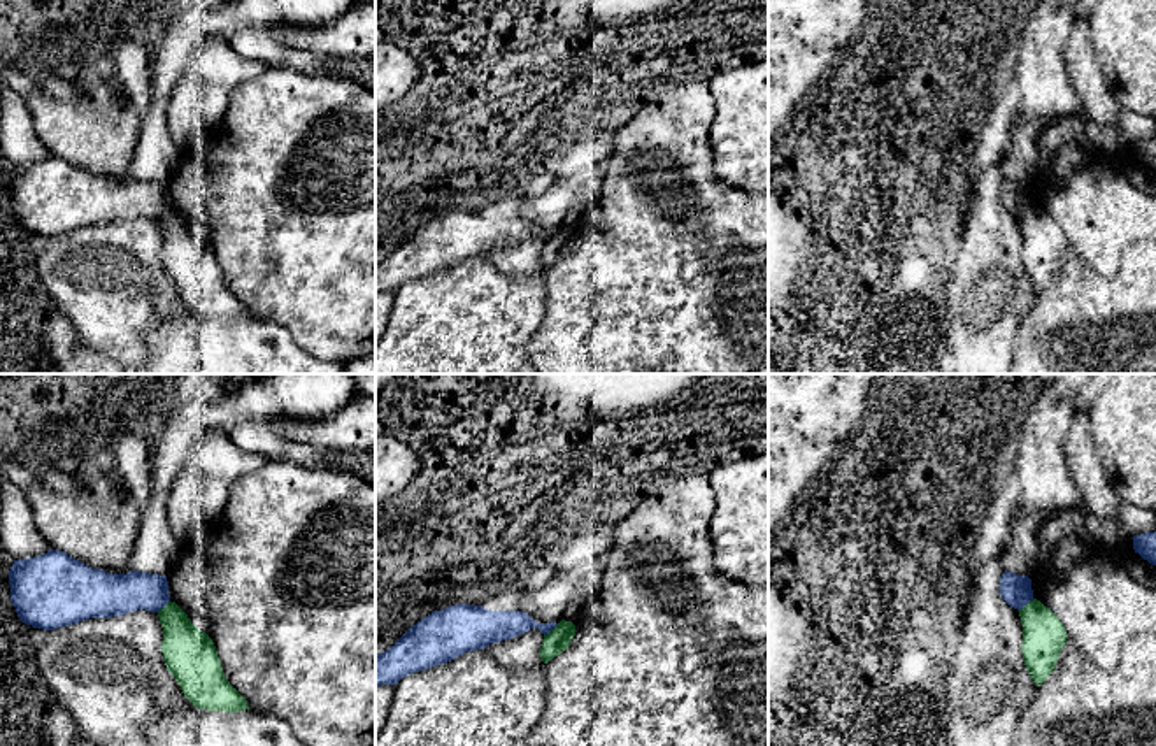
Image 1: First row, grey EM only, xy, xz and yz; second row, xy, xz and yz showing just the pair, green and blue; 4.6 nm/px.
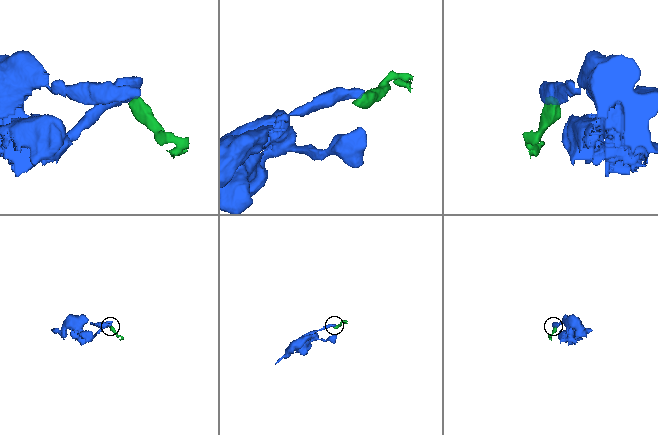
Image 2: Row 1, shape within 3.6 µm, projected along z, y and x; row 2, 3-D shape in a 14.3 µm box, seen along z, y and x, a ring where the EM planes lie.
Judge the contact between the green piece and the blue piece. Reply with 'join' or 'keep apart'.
keep apart

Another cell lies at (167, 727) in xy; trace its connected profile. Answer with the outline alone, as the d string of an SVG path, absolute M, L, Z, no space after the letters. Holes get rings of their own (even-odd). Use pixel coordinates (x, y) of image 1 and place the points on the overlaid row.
M156 709L146 728L149 746L307 746L279 716L244 709L237 713Z

